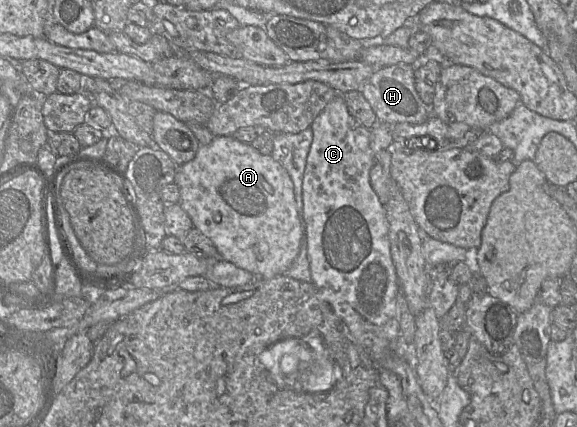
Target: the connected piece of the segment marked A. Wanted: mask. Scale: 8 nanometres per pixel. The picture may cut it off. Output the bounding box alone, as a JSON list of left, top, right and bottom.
[174,136,304,279]

